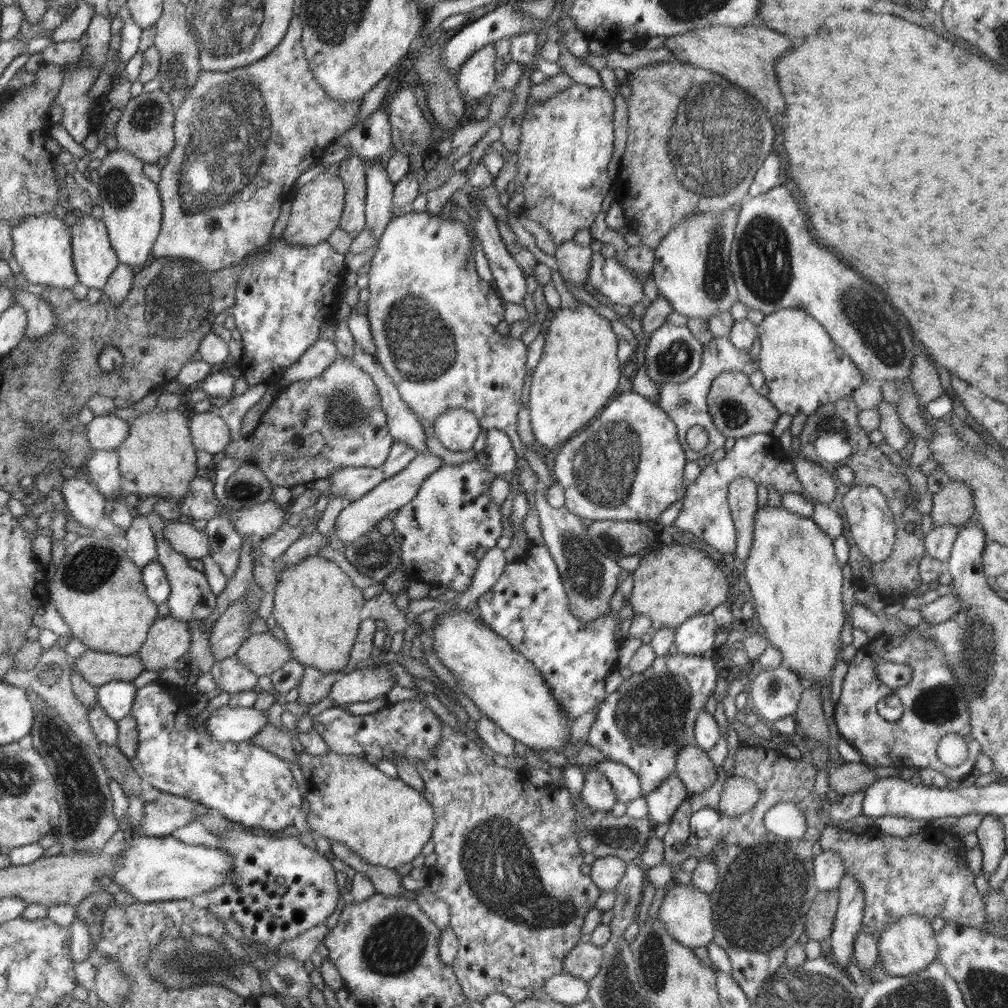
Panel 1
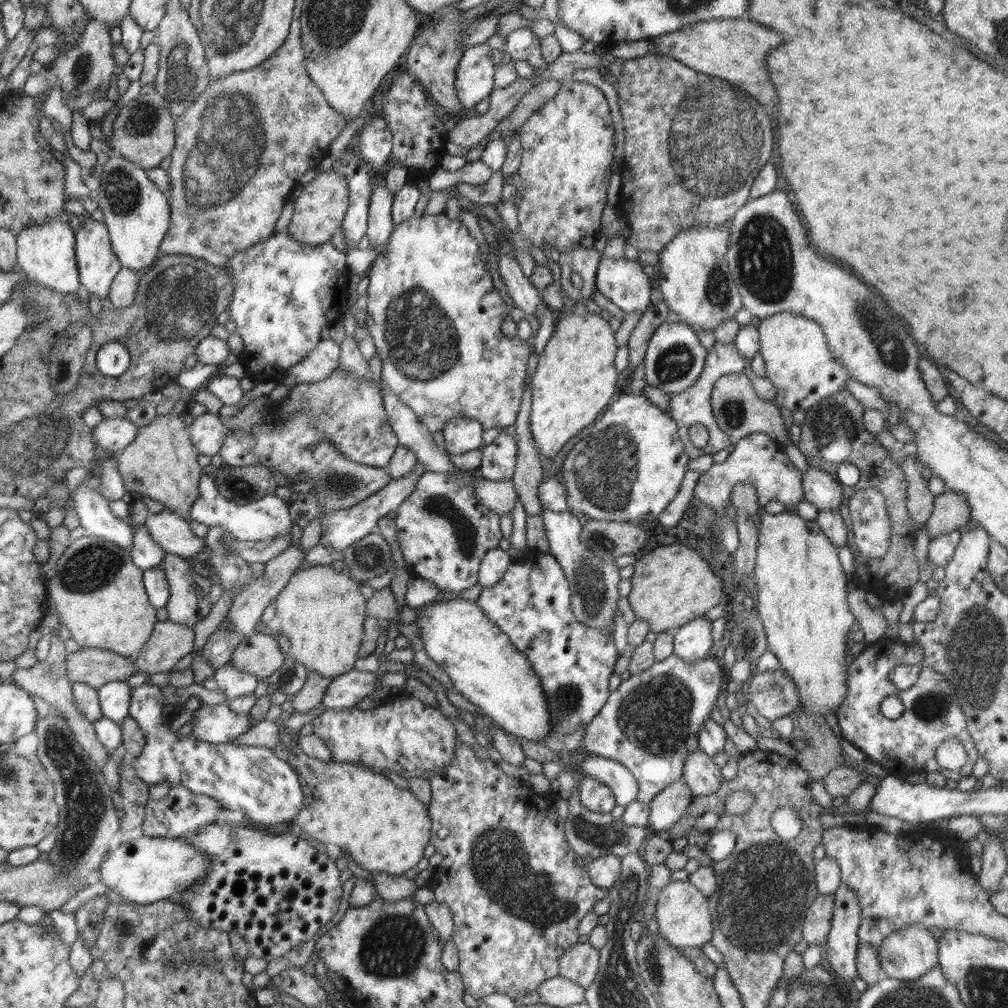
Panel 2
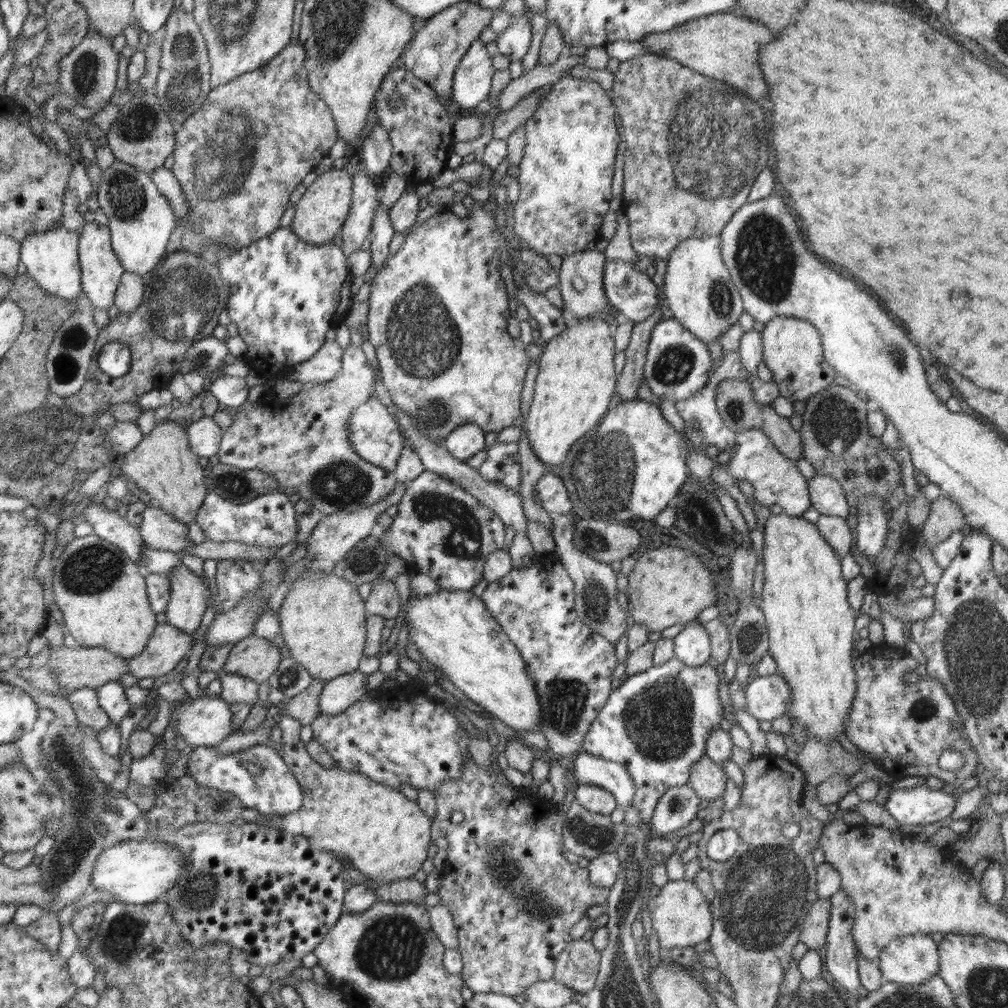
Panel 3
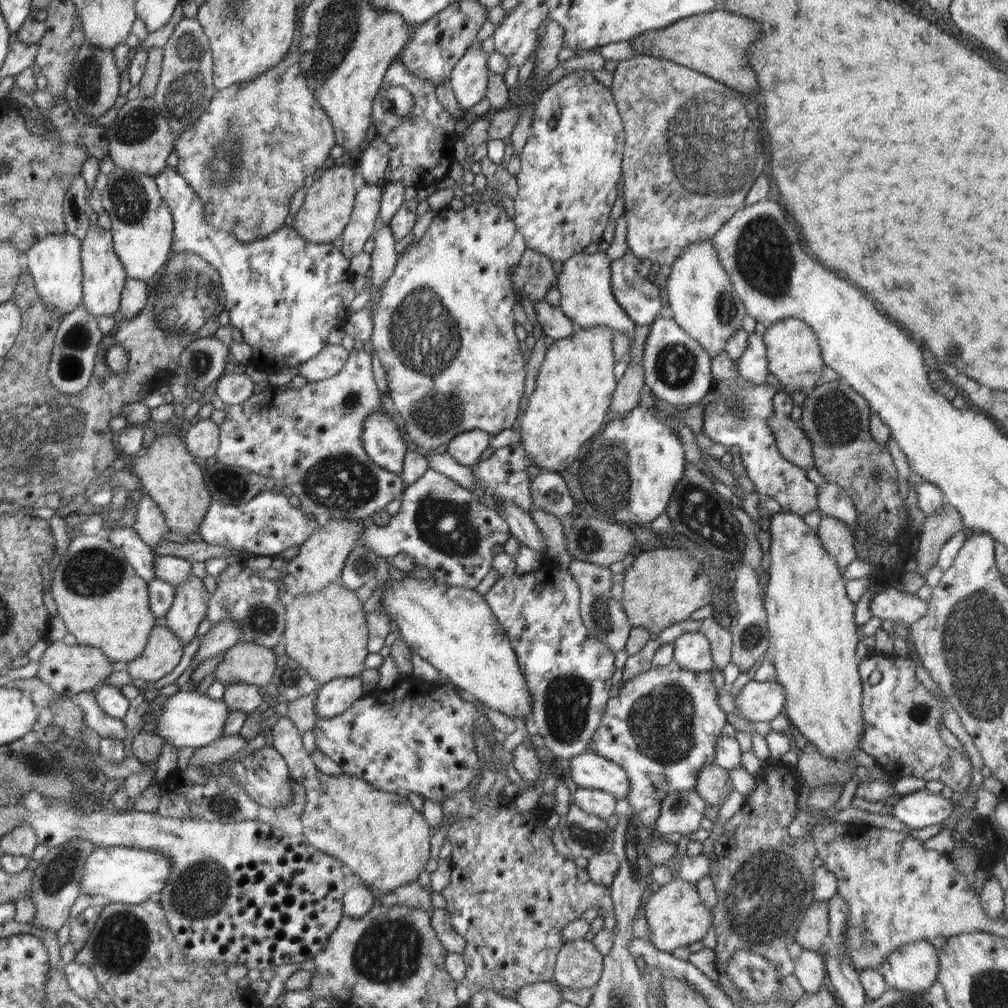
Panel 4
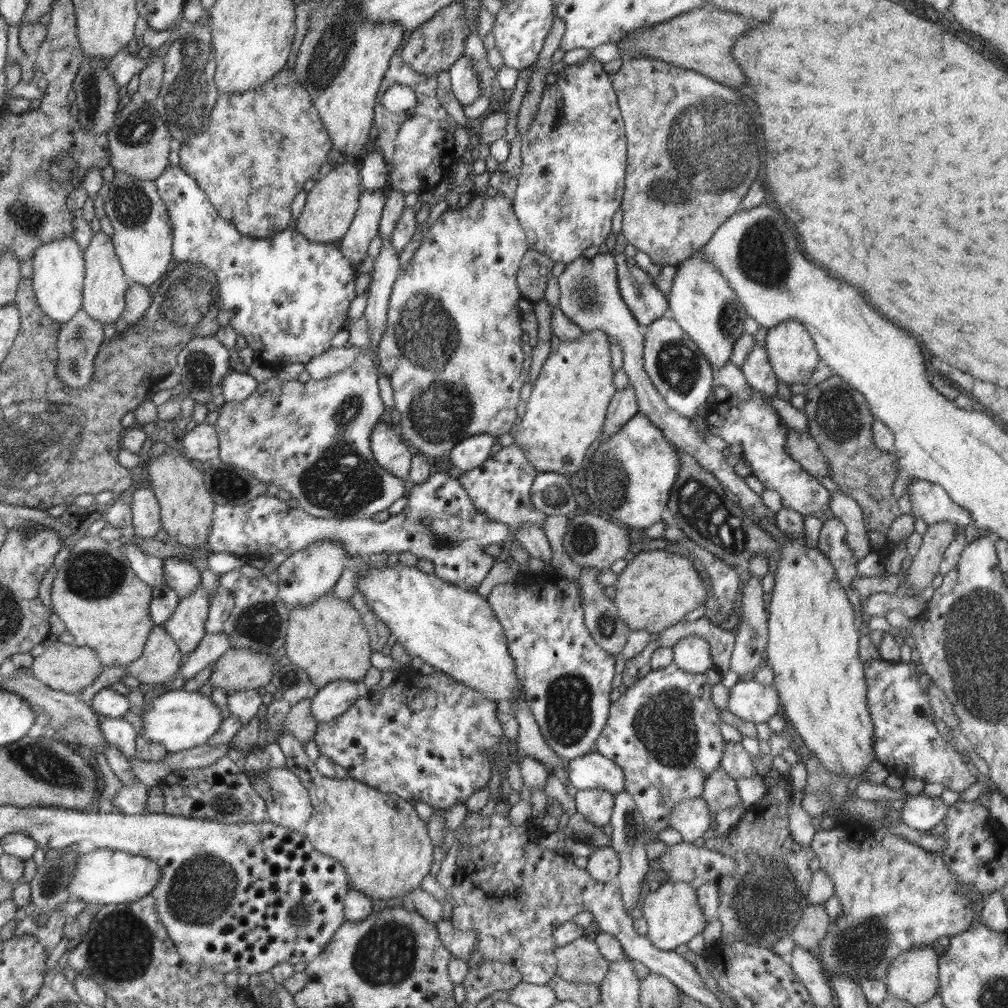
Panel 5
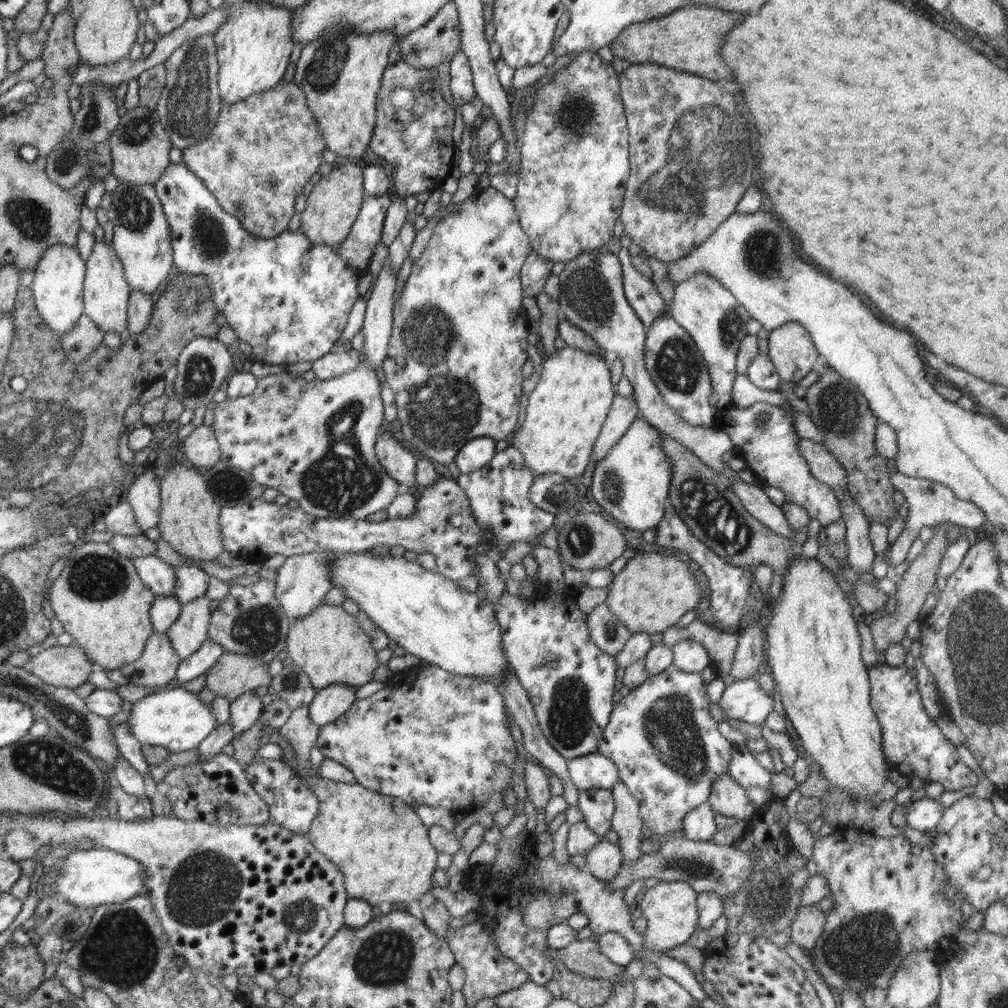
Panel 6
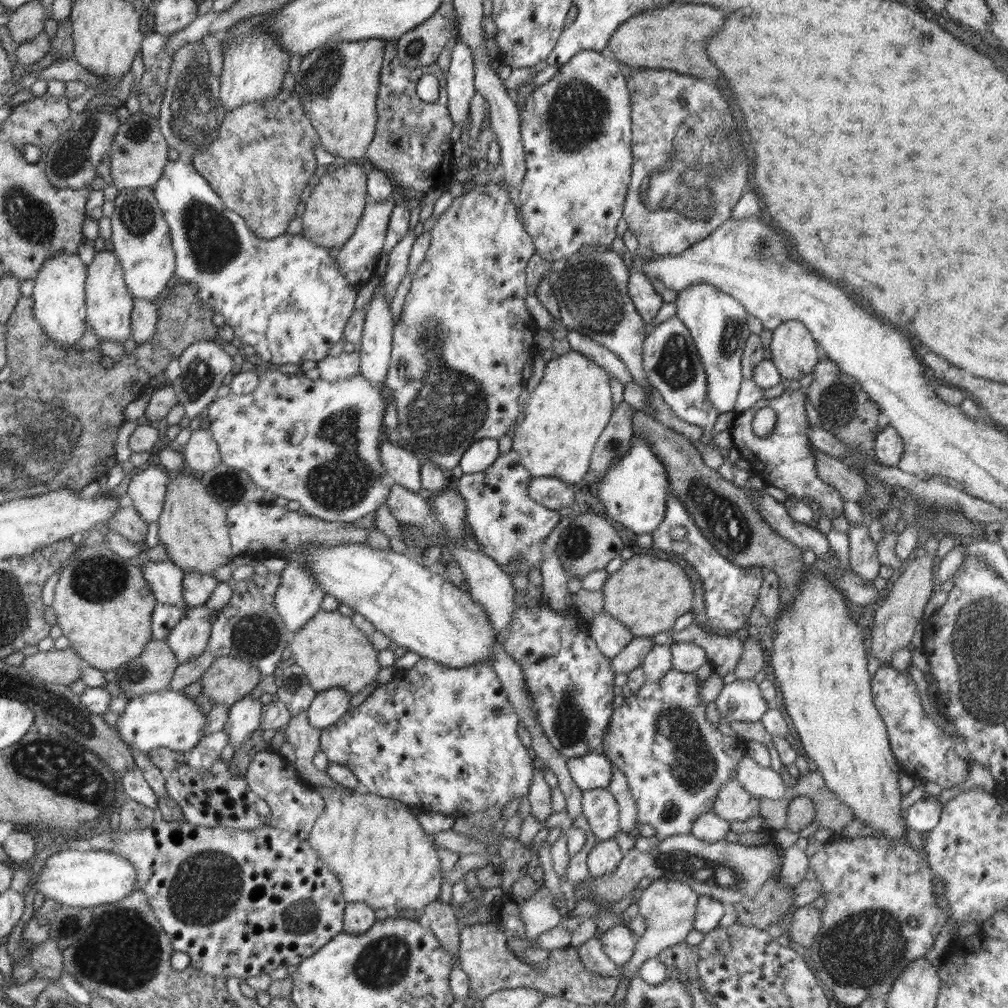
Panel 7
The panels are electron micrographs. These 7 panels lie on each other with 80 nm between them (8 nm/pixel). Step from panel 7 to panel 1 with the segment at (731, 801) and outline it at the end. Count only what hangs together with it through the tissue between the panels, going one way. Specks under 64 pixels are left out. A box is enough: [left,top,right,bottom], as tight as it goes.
[676,745,717,794]

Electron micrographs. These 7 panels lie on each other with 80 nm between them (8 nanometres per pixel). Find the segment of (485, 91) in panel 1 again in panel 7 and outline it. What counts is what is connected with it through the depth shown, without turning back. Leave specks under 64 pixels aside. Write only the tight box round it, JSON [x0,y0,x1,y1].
[447,40,475,128]

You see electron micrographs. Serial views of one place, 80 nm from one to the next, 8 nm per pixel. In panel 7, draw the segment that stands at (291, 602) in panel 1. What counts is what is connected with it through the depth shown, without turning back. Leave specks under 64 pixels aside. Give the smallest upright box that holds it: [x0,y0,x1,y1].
[288,609,381,697]

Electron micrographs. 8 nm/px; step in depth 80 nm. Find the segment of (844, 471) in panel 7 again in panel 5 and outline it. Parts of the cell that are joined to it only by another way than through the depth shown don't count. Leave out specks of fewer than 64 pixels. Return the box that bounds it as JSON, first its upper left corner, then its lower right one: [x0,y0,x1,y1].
[786,429,829,477]

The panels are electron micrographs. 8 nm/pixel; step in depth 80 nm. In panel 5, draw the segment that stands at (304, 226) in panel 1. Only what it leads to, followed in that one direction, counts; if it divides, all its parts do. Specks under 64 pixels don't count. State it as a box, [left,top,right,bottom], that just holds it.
[296,159,362,244]

